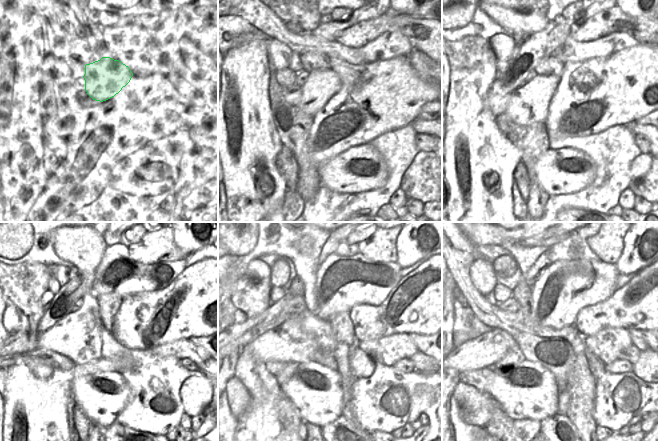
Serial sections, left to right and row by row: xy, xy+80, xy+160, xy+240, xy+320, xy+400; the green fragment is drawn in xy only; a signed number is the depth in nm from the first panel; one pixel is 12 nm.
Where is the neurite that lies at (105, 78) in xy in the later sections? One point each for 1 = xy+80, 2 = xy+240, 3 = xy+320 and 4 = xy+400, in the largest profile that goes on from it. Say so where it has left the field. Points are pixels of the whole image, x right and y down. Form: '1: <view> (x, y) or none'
1: xy+80 (321, 86)
2: xy+240 (78, 336)
3: xy+320 (288, 342)
4: xy+400 (481, 352)

